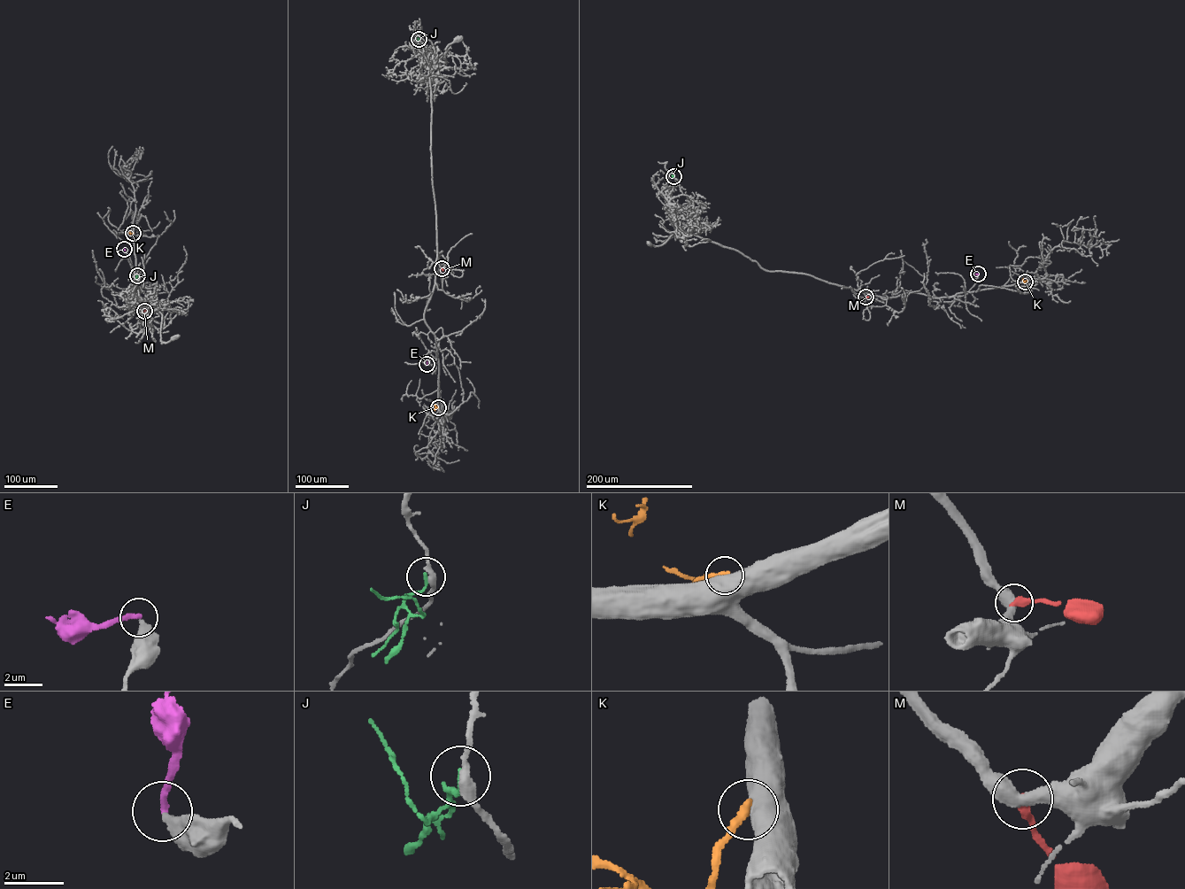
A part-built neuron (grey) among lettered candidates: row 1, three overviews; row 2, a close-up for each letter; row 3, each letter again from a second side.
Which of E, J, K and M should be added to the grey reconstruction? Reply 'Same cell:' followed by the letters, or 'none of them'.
Same cell: none of them

